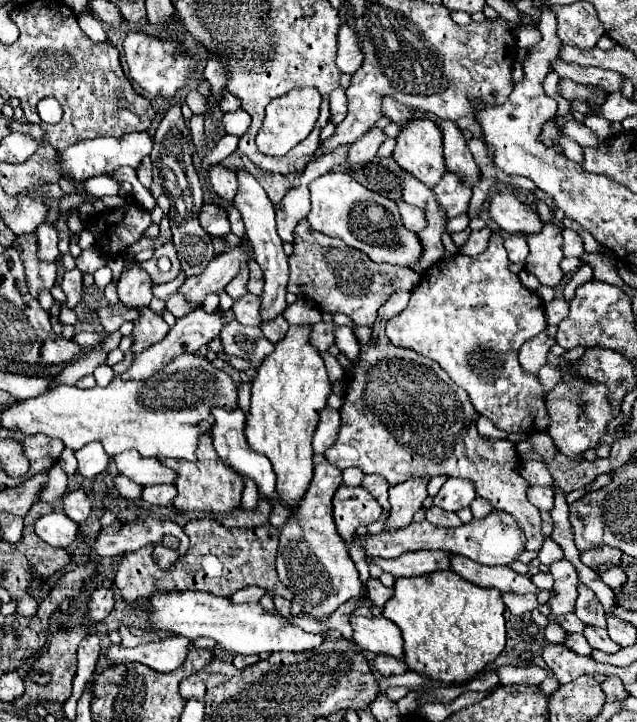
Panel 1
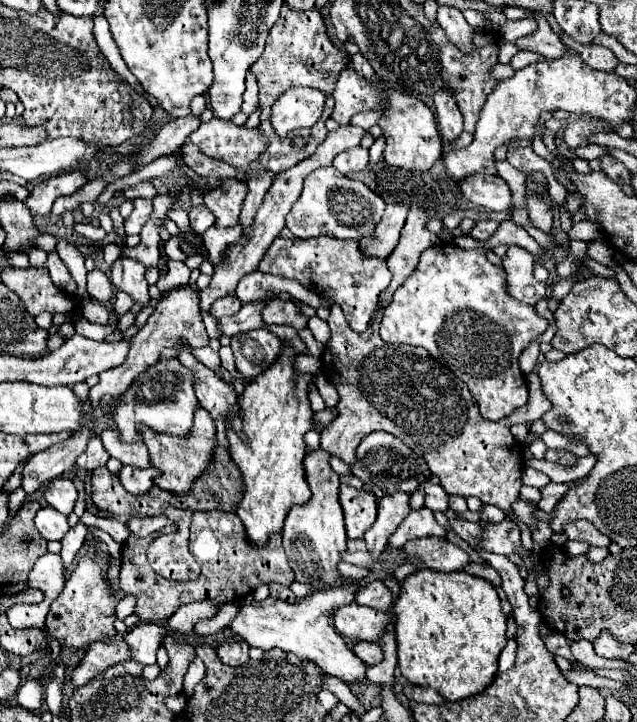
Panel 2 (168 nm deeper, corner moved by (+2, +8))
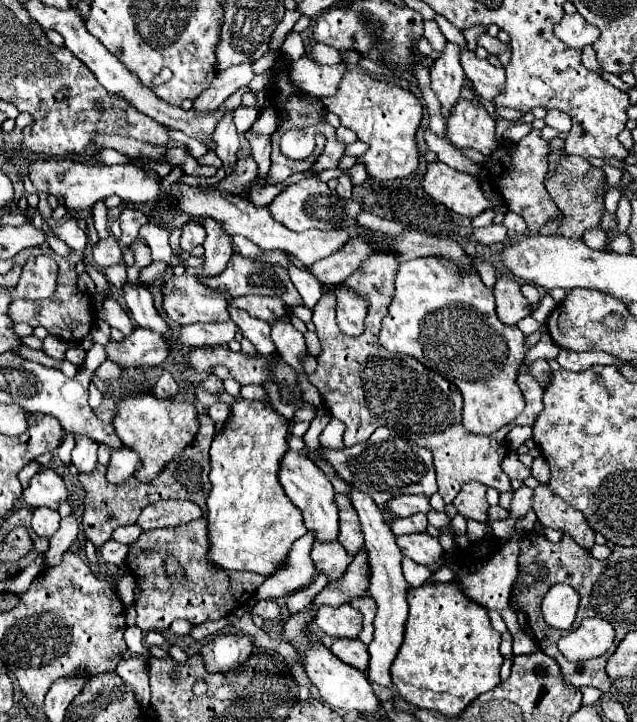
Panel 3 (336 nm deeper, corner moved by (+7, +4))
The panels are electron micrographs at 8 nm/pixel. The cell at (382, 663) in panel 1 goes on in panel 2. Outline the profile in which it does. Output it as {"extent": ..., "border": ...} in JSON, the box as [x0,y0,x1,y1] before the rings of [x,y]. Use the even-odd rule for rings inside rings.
{"extent":[353,642,381,666],"border":[[[355,642],[353,644],[353,654],[357,658],[361,658],[367,666],[375,666],[377,662],[381,662],[381,648],[377,642]]]}

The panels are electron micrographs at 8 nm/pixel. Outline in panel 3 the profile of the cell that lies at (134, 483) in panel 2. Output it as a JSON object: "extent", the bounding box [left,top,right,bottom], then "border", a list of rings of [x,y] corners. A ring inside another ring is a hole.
{"extent":[106,446,140,484],"border":[[[124,446],[116,452],[112,452],[108,472],[106,472],[106,480],[112,484],[122,484],[128,478],[132,478],[136,470],[140,470],[140,460],[136,458],[136,452],[132,452],[130,448]]]}

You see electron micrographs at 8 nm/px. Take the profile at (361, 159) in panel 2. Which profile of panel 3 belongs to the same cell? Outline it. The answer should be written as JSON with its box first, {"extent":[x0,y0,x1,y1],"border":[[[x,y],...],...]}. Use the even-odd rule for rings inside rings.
{"extent":[336,170,352,198],"border":[[[342,170],[342,174],[338,176],[338,186],[336,186],[338,196],[348,198],[352,194],[352,178],[348,176],[348,170]]]}

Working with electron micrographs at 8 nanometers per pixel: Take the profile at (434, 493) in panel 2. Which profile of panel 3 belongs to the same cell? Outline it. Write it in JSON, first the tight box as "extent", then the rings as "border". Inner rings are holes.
{"extent":[386,494,432,518],"border":[[[416,494],[416,496],[398,496],[398,498],[390,500],[386,508],[394,516],[398,516],[398,518],[412,516],[412,514],[418,514],[418,512],[424,512],[424,514],[432,512],[430,498],[428,496],[422,496],[422,494]]]}

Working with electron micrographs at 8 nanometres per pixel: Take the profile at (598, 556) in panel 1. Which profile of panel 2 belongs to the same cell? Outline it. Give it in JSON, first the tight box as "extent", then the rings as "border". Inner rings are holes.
{"extent":[563,520,611,546],"border":[[[575,520],[575,522],[567,522],[563,526],[563,532],[569,536],[569,540],[583,540],[591,546],[609,546],[611,540],[601,534],[589,520]]]}

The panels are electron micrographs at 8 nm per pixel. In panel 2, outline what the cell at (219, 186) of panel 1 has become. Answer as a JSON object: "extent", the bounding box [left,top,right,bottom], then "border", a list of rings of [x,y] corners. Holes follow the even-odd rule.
{"extent":[203,186,245,228],"border":[[[221,186],[221,190],[213,190],[213,194],[203,196],[205,206],[215,214],[215,226],[227,228],[239,222],[241,204],[245,200],[245,186]]]}

